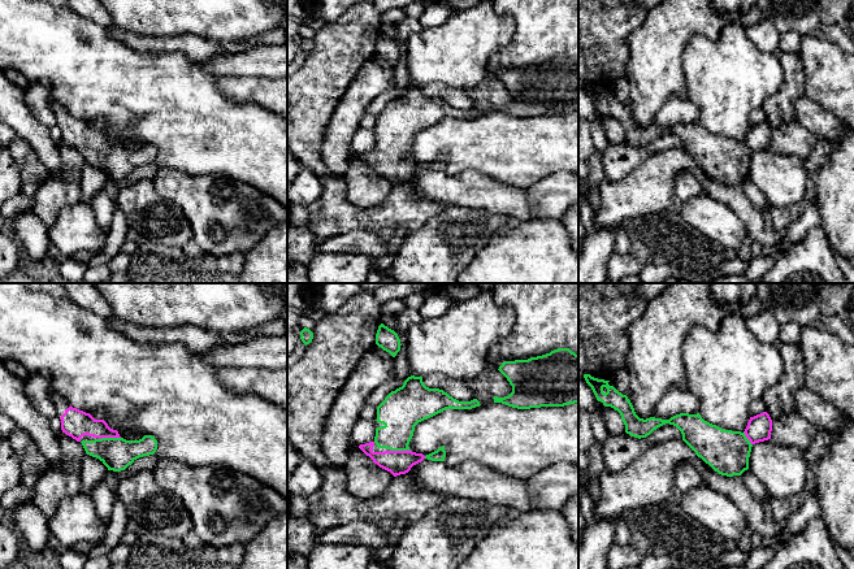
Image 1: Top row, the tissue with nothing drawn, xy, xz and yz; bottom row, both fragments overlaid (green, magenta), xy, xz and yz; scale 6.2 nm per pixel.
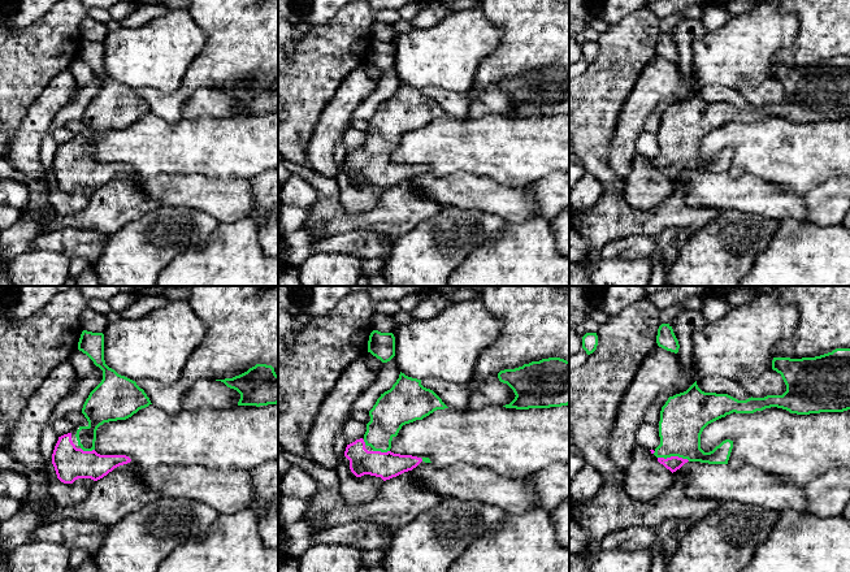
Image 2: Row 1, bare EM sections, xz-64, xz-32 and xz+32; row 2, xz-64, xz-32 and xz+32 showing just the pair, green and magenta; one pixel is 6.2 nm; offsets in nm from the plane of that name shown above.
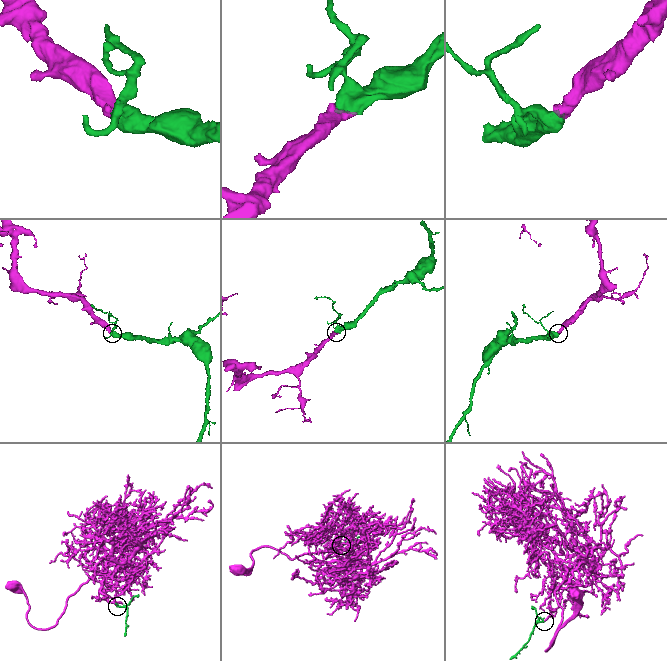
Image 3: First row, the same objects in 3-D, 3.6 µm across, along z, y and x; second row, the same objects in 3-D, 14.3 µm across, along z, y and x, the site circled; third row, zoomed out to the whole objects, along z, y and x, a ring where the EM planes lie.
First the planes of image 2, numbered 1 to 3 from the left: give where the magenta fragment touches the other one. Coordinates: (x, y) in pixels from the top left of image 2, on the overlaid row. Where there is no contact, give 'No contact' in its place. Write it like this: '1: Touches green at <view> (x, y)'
1: Touches green at xz-64 (87, 450)
2: Touches green at xz-32 (381, 451)
3: Touches green at xz+32 (673, 455)

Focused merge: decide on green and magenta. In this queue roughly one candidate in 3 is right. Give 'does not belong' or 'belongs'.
belongs

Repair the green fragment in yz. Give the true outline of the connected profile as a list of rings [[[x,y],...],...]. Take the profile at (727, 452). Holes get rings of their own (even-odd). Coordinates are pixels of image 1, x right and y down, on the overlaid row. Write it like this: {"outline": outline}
{"outline": [[[584,374],[598,401],[617,411],[625,425],[625,433],[634,438],[646,438],[658,427],[669,424],[676,426],[682,440],[721,475],[741,475],[749,469],[751,447],[771,439],[772,420],[767,412],[750,417],[744,433],[723,430],[705,421],[699,413],[680,413],[669,420],[640,418],[627,395],[619,392],[610,381]]]}

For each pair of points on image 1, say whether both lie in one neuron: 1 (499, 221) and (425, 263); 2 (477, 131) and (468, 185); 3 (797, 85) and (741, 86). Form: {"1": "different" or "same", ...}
{"1": "same", "2": "different", "3": "different"}

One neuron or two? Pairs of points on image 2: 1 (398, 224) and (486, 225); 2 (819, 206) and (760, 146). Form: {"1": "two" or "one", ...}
{"1": "two", "2": "two"}

